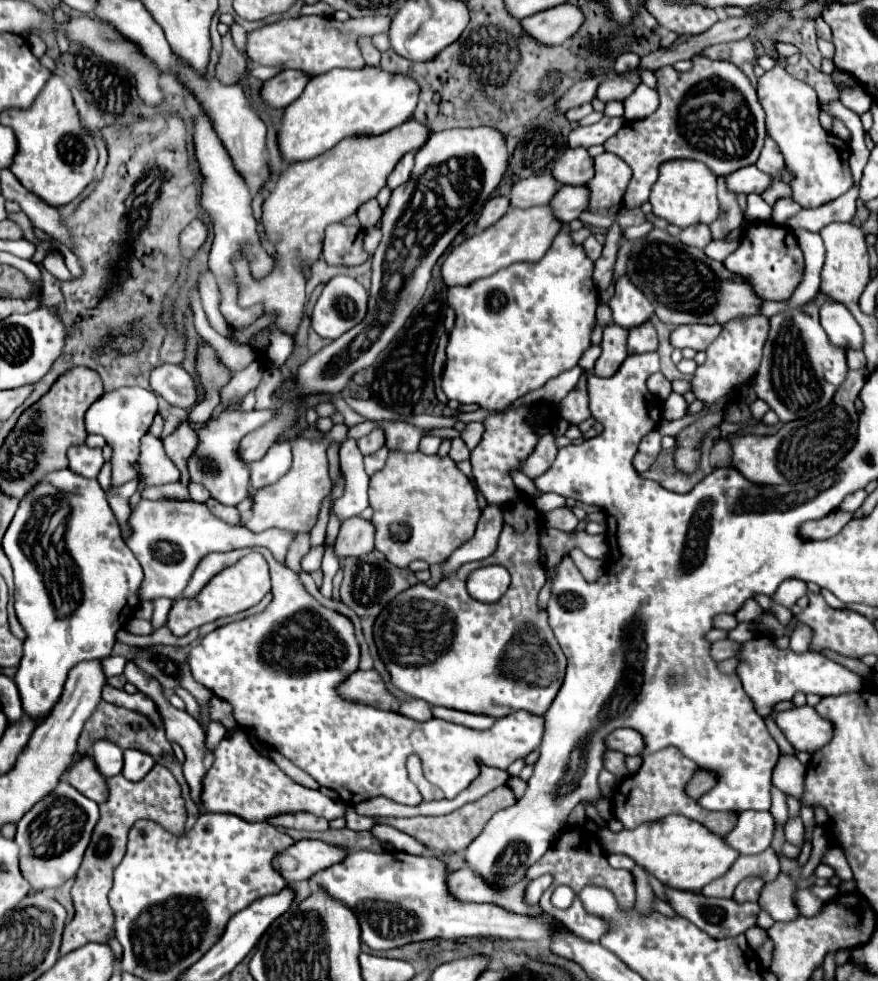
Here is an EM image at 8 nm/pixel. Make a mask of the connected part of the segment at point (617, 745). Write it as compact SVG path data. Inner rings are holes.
M619 728L607 736L607 746L611 750L623 752L627 756L637 756L645 750L643 736L633 728Z

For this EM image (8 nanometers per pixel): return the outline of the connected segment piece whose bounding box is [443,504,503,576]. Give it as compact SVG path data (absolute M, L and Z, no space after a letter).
M488 504L481 513L477 530L471 540L461 544L447 562L443 562L443 574L457 570L457 566L463 566L473 560L483 560L485 554L491 554L496 550L498 538L503 528L503 515L497 506Z

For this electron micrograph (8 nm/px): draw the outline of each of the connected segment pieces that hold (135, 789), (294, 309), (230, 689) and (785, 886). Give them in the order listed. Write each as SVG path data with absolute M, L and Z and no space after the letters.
M153 766L153 770L141 782L127 782L125 778L121 778L121 774L111 776L107 782L109 782L109 798L107 802L99 804L101 818L95 826L91 844L77 872L77 880L71 888L75 918L71 920L71 924L65 926L61 956L89 942L107 942L109 934L113 934L113 910L107 902L107 894L113 884L113 870L119 866L125 854L125 842L131 826L137 820L147 818L157 824L163 824L171 834L179 836L185 832L185 804L181 798L181 788L177 786L173 774L165 770L165 766Z
M409 120L397 126L397 130L389 130L389 134L378 136L353 136L341 140L329 154L321 154L321 158L313 158L305 162L291 164L275 182L275 188L263 202L263 226L277 248L277 264L273 272L263 280L253 280L249 274L249 262L243 256L235 260L237 284L241 286L239 302L241 306L253 306L257 302L265 304L265 312L277 312L275 326L263 330L261 334L271 334L273 328L281 328L287 334L295 334L297 326L303 318L305 308L305 284L301 264L315 264L321 254L321 238L327 224L343 222L347 216L355 214L357 208L375 198L379 190L387 184L387 176L393 172L395 164L407 152L415 152L423 148L431 130L417 122Z
M257 548L257 552L263 554L269 564L273 582L271 604L255 616L231 622L207 634L189 652L187 664L195 682L201 682L213 694L233 704L233 716L249 736L255 736L259 742L287 756L301 770L309 772L319 782L319 786L335 790L341 802L351 806L375 796L385 796L397 804L416 806L421 803L421 794L408 779L406 760L409 754L417 754L421 758L425 778L439 786L445 798L451 800L479 776L481 764L507 770L509 764L525 758L531 750L539 748L545 720L533 718L533 714L525 712L509 714L509 718L499 718L491 728L479 732L459 724L449 724L441 718L417 722L395 712L385 712L367 704L343 700L337 694L337 688L359 666L359 644L351 620L335 610L321 606L313 596L309 596L299 582L299 574L281 566L269 554L269 550Z
M779 874L775 882L763 886L759 904L769 910L773 920L791 921L800 915L793 902L793 894L795 894L793 880L785 874Z

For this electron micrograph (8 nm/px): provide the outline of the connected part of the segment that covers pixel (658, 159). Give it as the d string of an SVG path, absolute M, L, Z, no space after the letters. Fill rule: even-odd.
M703 56L691 58L693 68L679 72L673 66L655 71L657 92L661 98L659 108L635 122L627 122L609 142L605 150L621 156L633 170L631 184L623 198L627 208L641 206L649 200L651 186L659 176L659 166L667 160L689 158L699 160L711 168L713 174L725 176L739 168L757 162L765 142L765 112L757 100L757 92L749 78L731 62L715 62ZM721 80L721 94L701 92L701 86ZM745 106L745 112L739 108Z

